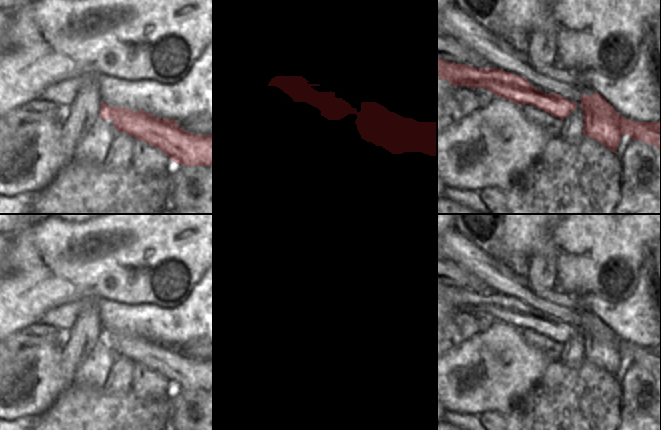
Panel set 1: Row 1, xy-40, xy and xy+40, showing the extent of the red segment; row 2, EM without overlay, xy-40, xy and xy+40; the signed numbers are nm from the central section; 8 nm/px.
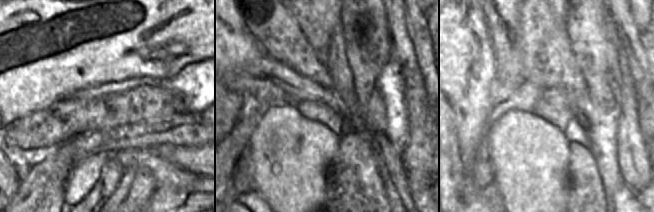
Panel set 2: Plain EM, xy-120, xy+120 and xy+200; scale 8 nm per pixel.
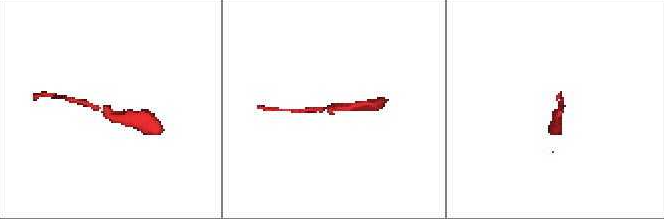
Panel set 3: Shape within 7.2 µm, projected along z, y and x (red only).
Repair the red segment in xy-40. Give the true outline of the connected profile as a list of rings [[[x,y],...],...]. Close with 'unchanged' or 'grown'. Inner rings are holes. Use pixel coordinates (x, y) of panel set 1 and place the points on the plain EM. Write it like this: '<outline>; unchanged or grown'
[[[103,325],[99,340],[104,344],[113,344],[117,356],[124,356],[136,363],[146,366],[164,376],[176,388],[184,390],[213,390],[213,358],[204,360],[186,356],[177,349],[177,344],[157,342],[154,339],[138,334],[134,337],[130,332],[108,330]]]; unchanged

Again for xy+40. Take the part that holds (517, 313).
[[[437,282],[437,301],[454,310],[486,312],[517,329],[533,329],[562,344],[577,331],[577,326],[571,326],[556,317],[546,318],[530,309],[526,302],[495,291],[474,292]]]; unchanged

